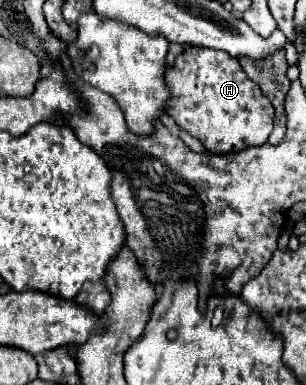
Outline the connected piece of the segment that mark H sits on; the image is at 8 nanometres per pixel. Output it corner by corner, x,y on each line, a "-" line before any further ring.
185,48
185,52
177,56
173,68
165,72
165,84
171,92
165,108
167,114
177,122
181,130
195,136
211,154
229,154
249,146
261,146
273,132
273,104
257,88
257,84
247,78
241,64
237,60
229,60
225,52
213,52
211,48

